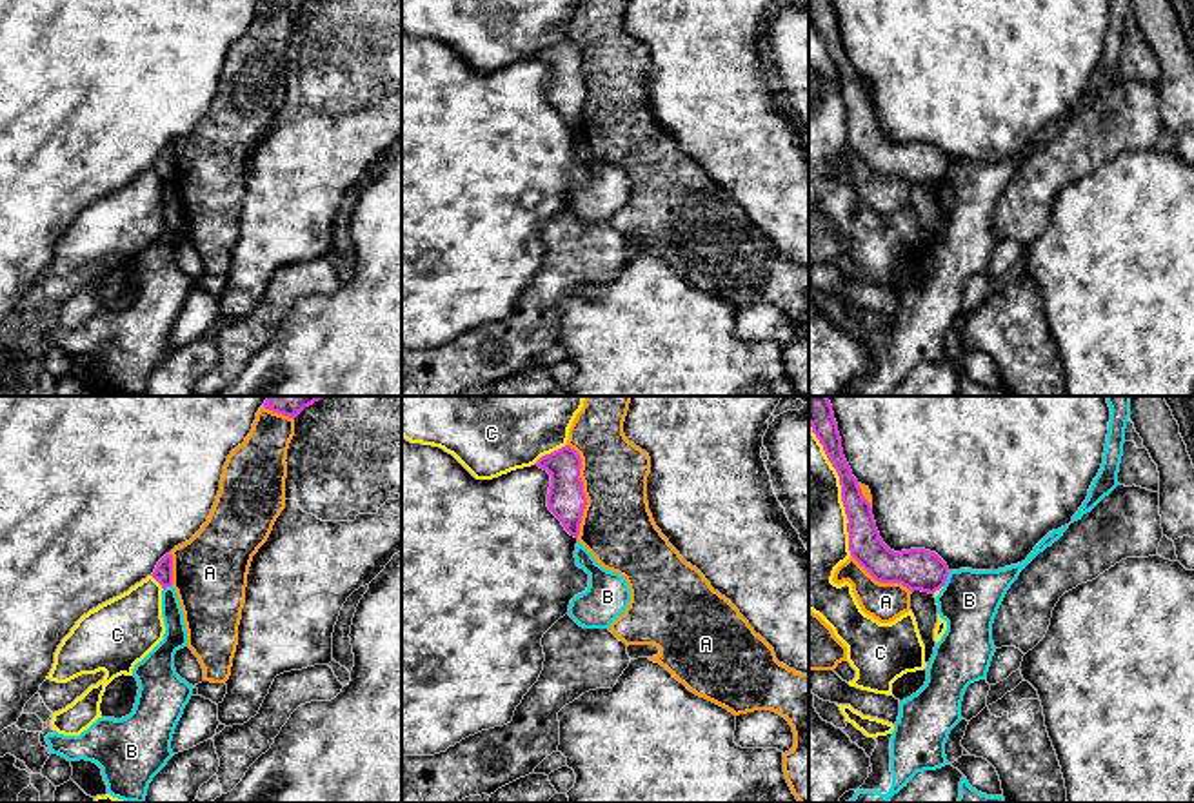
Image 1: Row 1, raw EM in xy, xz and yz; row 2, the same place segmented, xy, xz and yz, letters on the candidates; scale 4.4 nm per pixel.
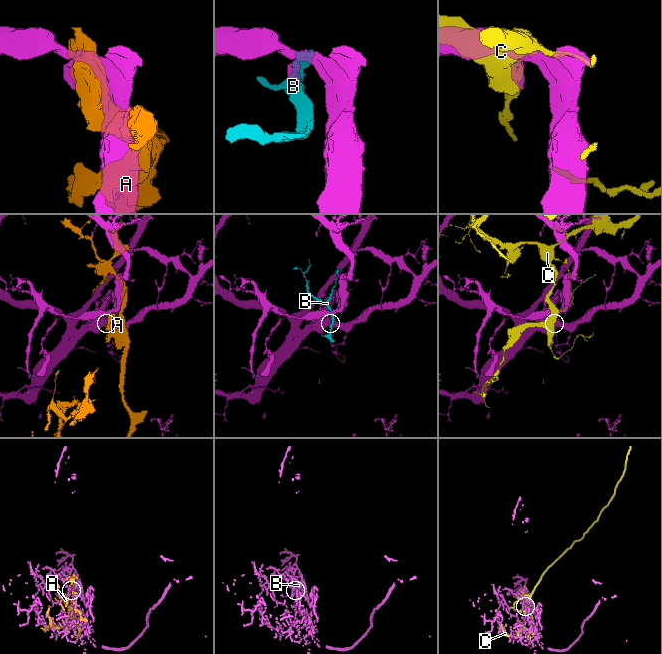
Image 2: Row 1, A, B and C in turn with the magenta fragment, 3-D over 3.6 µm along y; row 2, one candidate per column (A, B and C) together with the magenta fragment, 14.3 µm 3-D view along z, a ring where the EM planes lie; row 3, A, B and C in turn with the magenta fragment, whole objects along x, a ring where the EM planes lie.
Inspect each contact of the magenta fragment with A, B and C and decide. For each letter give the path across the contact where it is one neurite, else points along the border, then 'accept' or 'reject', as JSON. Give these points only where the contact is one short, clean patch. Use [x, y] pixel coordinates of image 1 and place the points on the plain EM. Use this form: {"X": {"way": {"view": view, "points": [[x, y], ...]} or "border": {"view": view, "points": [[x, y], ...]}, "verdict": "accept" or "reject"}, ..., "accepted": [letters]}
{"A": {"verdict": "reject"}, "B": {"border": {"view": "yz", "points": [[949, 164], [942, 178]]}, "verdict": "reject"}, "C": {"verdict": "reject"}, "accepted": []}

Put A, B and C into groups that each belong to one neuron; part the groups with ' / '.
A / B / C

